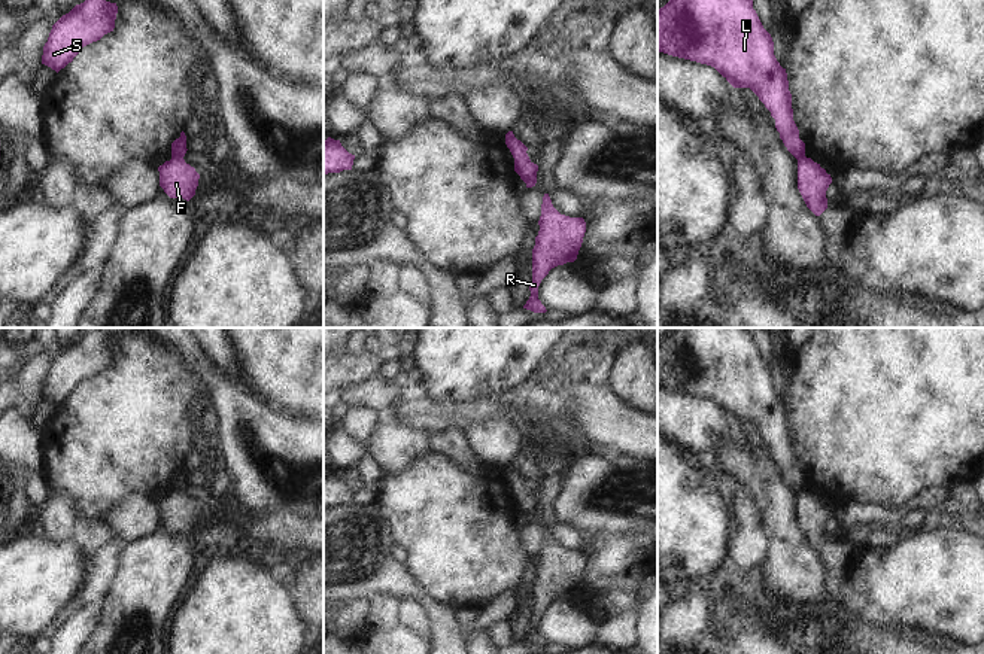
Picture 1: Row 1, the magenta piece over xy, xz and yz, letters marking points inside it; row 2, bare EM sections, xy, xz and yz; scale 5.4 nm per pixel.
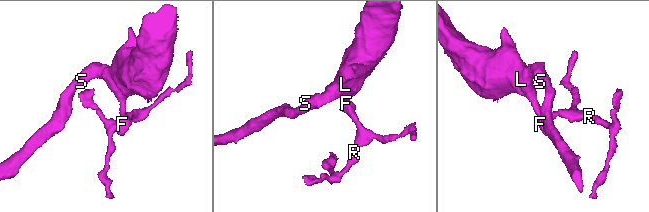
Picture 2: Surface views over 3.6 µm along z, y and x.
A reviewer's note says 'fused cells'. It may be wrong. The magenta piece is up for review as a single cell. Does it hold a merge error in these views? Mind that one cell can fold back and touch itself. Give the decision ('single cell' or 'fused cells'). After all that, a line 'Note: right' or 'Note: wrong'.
fused cells
Note: right

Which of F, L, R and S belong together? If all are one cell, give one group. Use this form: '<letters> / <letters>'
F R / L S

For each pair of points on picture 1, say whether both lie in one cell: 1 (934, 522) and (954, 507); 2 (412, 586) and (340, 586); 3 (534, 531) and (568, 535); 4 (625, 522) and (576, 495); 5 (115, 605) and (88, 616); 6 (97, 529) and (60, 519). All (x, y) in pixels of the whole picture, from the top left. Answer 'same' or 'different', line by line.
1: different
2: same
3: different
4: same
5: different
6: same

